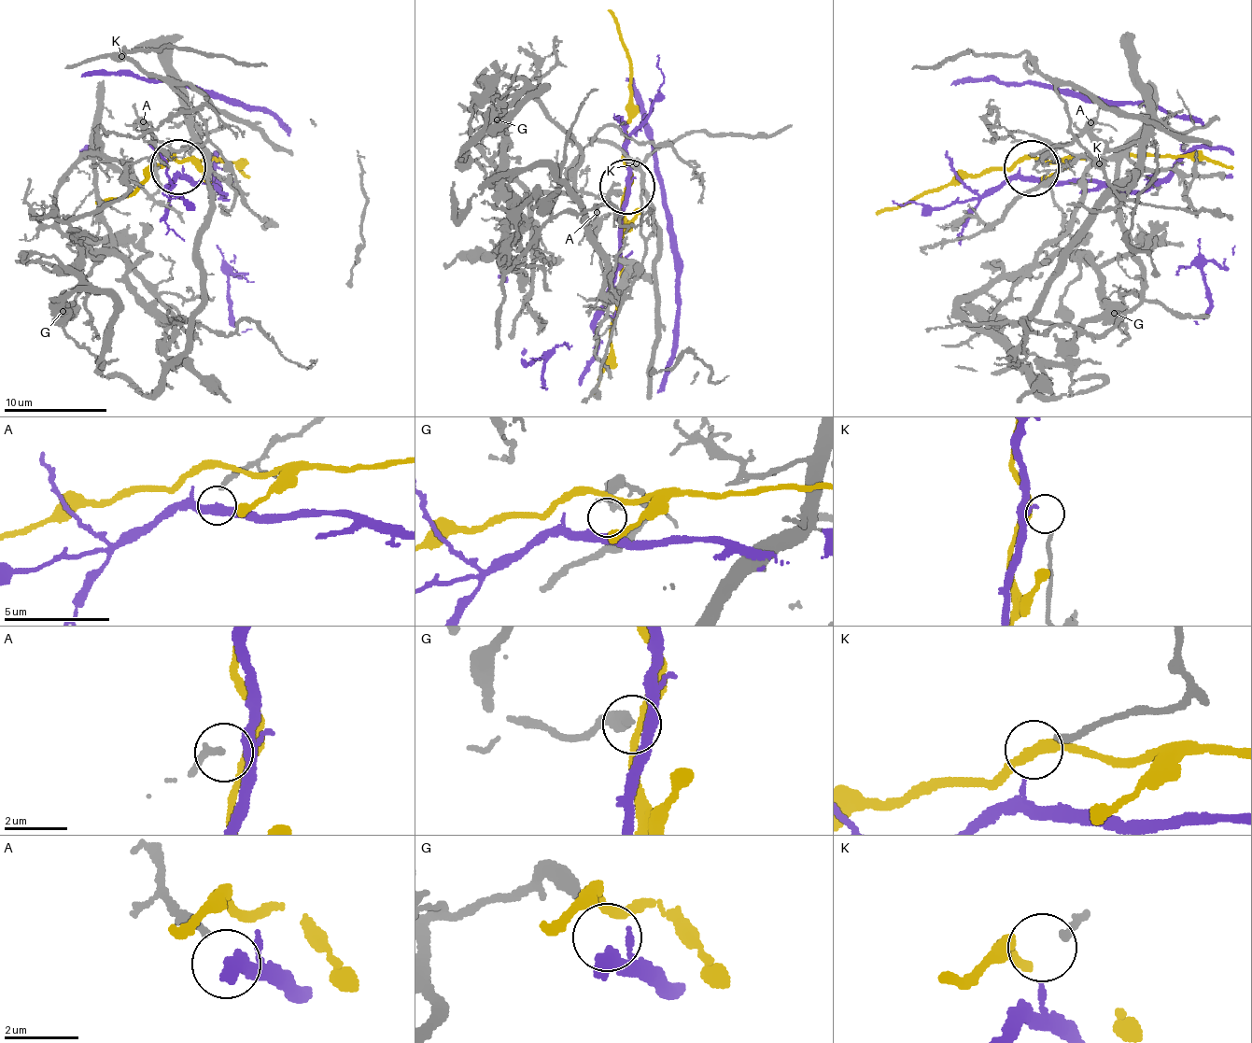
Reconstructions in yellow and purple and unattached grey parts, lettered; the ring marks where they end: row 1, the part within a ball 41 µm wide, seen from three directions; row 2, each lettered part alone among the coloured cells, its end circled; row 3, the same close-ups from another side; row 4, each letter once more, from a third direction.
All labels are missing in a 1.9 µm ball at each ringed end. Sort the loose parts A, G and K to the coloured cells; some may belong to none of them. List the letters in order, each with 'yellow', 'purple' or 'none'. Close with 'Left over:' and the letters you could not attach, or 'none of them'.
A: purple
G: none
K: none
Left over: G, K

